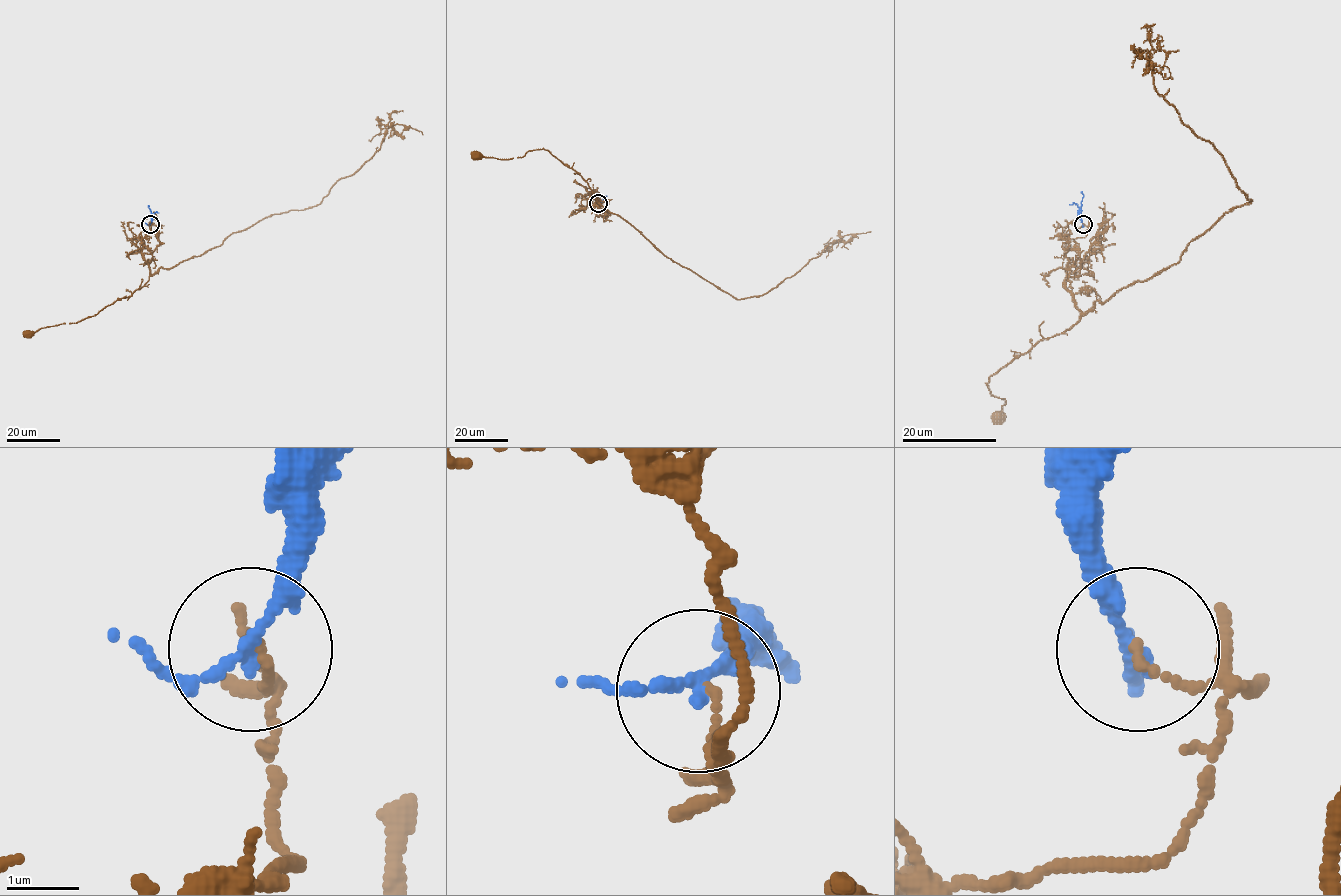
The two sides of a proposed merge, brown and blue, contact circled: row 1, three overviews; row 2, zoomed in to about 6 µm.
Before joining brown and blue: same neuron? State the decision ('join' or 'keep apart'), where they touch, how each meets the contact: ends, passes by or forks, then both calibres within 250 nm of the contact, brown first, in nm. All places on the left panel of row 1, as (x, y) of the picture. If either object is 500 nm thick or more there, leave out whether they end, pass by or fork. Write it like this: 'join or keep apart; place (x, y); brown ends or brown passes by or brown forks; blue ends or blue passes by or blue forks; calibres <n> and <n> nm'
keep apart; place (150, 224); brown ends; blue passes by; calibres 100 and 140 nm

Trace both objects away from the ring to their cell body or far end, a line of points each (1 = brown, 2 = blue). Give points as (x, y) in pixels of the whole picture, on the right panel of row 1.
1: (1083, 223), (1066, 288), (1087, 312), (1251, 200), (1157, 92), (1150, 54), (1131, 67)
2: (1083, 223), (1081, 192)

